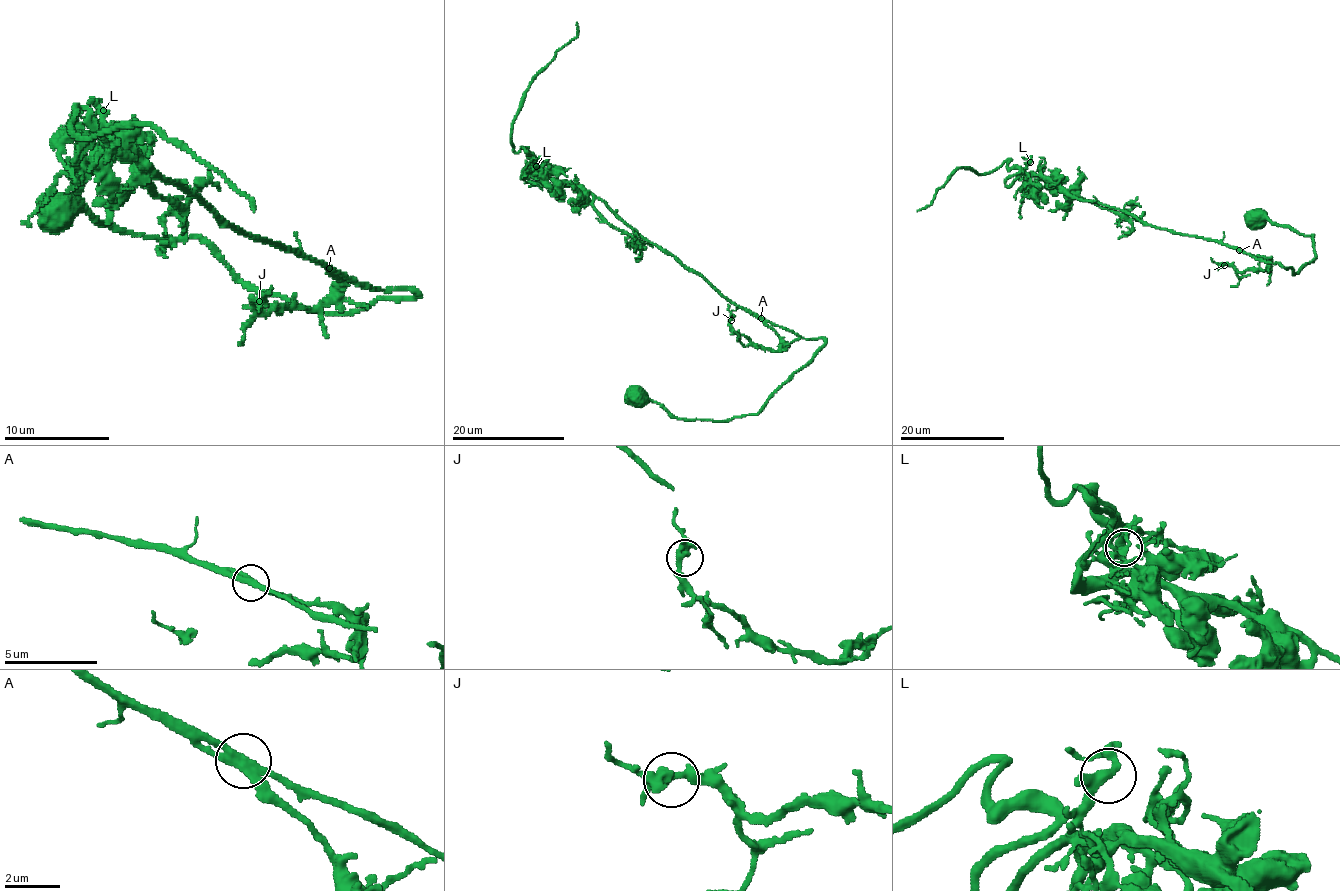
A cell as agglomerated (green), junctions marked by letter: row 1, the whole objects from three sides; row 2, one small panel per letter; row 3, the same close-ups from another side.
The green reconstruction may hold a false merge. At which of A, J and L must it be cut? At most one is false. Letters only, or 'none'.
none

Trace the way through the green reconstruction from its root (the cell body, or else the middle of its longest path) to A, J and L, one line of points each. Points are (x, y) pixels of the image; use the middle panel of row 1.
A: (636, 396), (633, 403), (655, 401), (686, 419), (755, 415), (808, 365), (824, 342), (802, 338), (761, 317)
J: (636, 396), (686, 419), (755, 415), (824, 342), (772, 326), (780, 347), (755, 348), (731, 320)
L: (636, 396), (633, 403), (655, 401), (686, 419), (755, 415), (824, 341), (731, 303), (603, 201), (536, 166)

